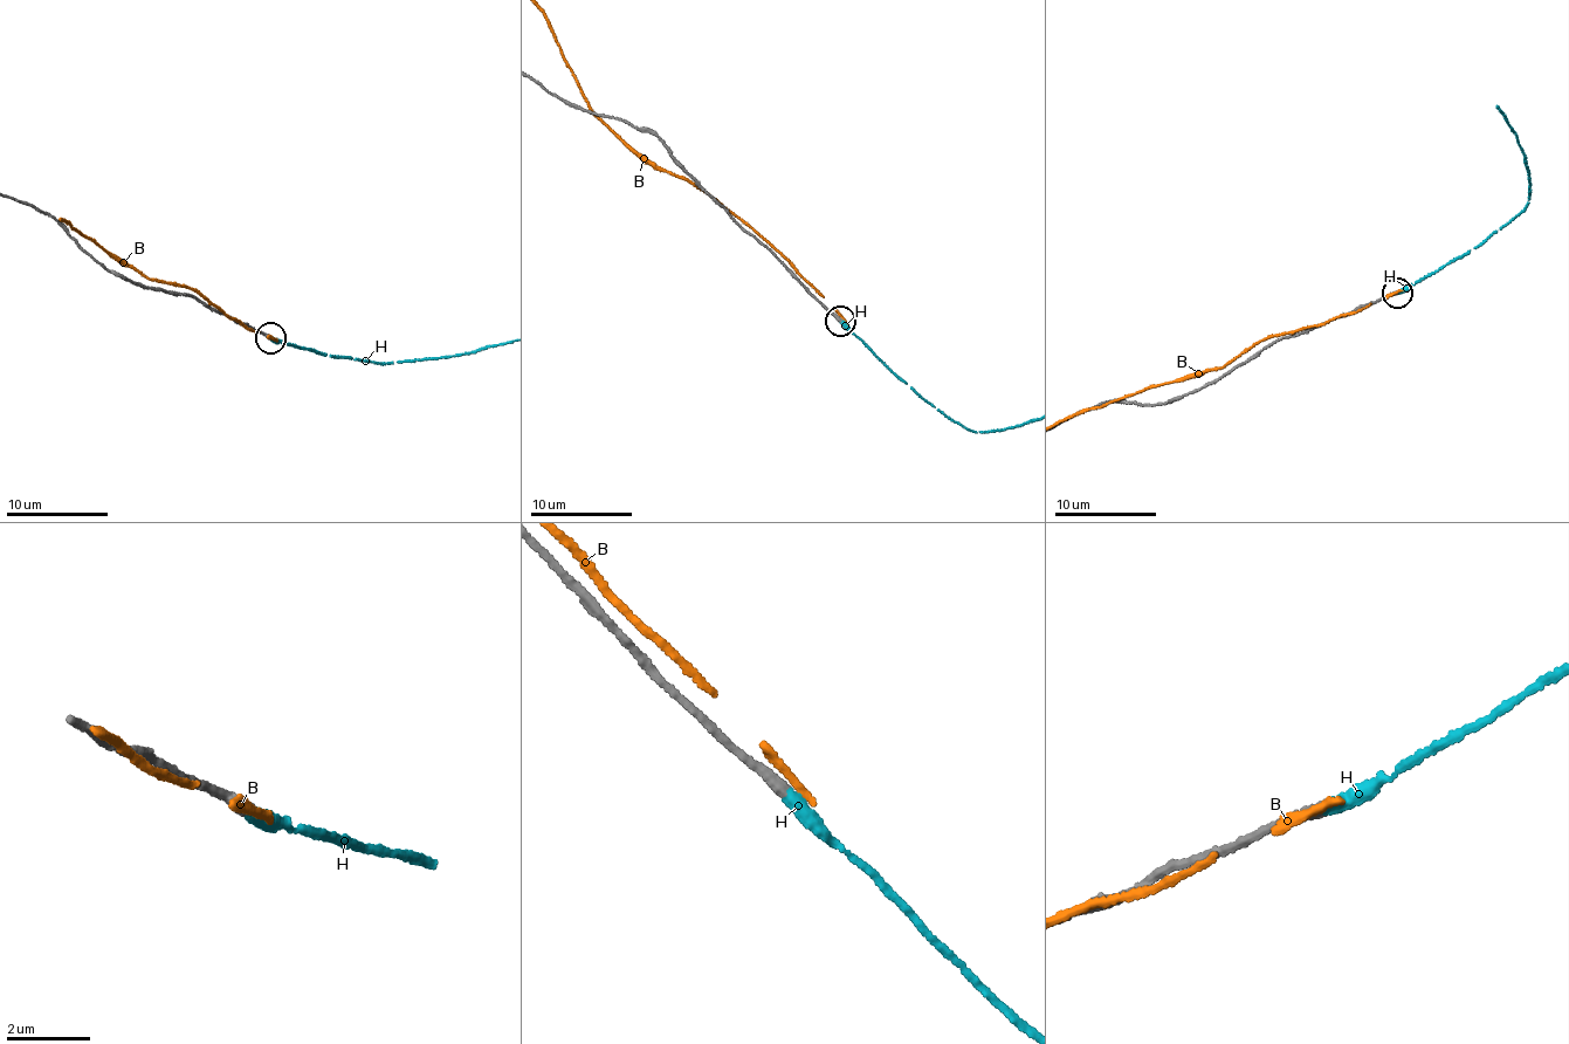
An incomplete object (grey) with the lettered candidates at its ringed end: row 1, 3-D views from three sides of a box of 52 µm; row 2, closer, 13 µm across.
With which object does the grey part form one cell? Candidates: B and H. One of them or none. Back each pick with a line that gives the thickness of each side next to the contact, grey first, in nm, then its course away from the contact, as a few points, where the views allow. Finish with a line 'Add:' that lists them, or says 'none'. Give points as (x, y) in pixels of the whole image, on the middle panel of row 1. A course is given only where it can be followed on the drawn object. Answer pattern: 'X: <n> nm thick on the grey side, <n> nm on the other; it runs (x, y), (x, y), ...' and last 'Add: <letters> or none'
H: 300 nm thick on the grey side, 320 nm on the other
Add: H

